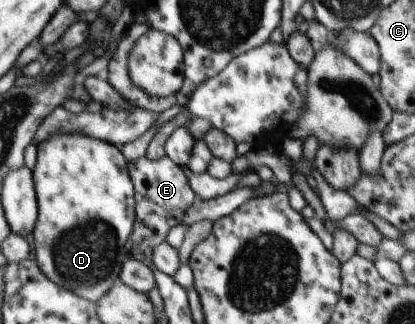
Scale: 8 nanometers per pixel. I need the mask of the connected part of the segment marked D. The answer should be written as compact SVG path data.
M53 134L49 140L34 144L37 148L34 184L38 198L38 221L34 227L33 244L38 266L43 274L90 302L97 303L120 279L125 244L137 221L134 185L127 172L125 156L117 145L91 138L87 134Z

